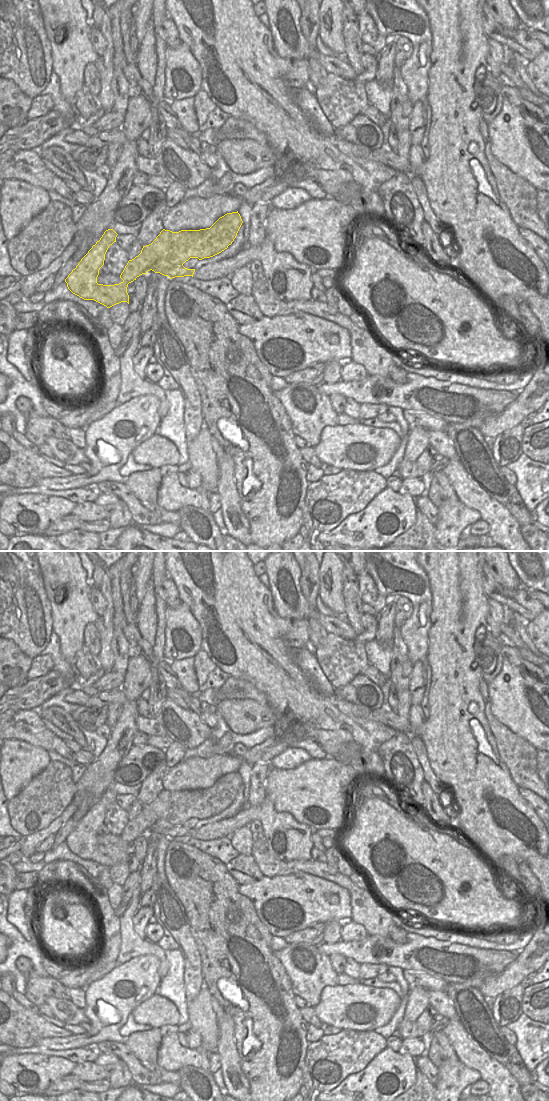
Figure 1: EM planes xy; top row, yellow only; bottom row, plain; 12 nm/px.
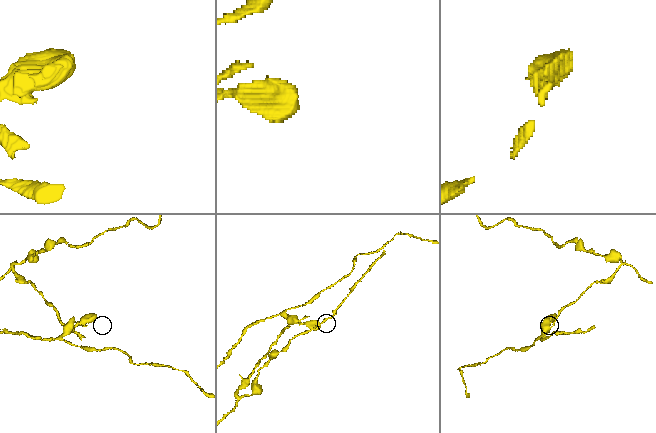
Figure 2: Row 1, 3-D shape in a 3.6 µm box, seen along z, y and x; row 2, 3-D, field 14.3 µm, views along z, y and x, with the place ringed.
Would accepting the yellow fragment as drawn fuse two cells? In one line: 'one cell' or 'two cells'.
two cells

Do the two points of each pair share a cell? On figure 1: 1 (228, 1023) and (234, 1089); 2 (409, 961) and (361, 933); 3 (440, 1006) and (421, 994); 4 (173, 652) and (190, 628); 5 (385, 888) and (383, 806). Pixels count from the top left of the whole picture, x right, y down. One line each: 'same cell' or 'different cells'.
1: same cell
2: different cells
3: different cells
4: same cell
5: same cell

